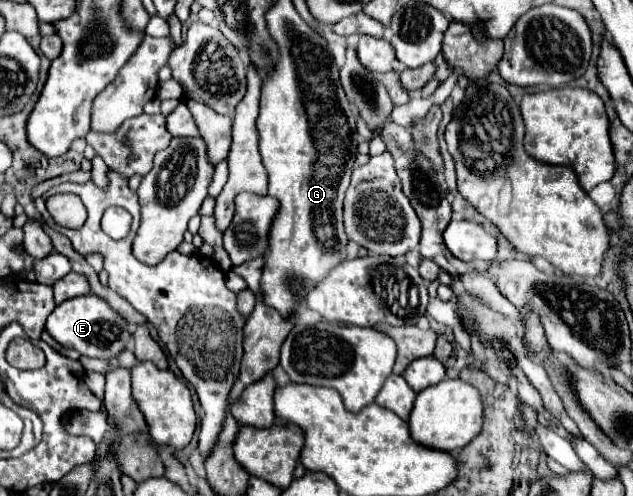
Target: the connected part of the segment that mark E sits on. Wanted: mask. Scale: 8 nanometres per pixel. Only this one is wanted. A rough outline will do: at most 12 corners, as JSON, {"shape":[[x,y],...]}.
{"shape":[[96,295],[60,303],[46,331],[80,355],[130,345],[126,321]]}

